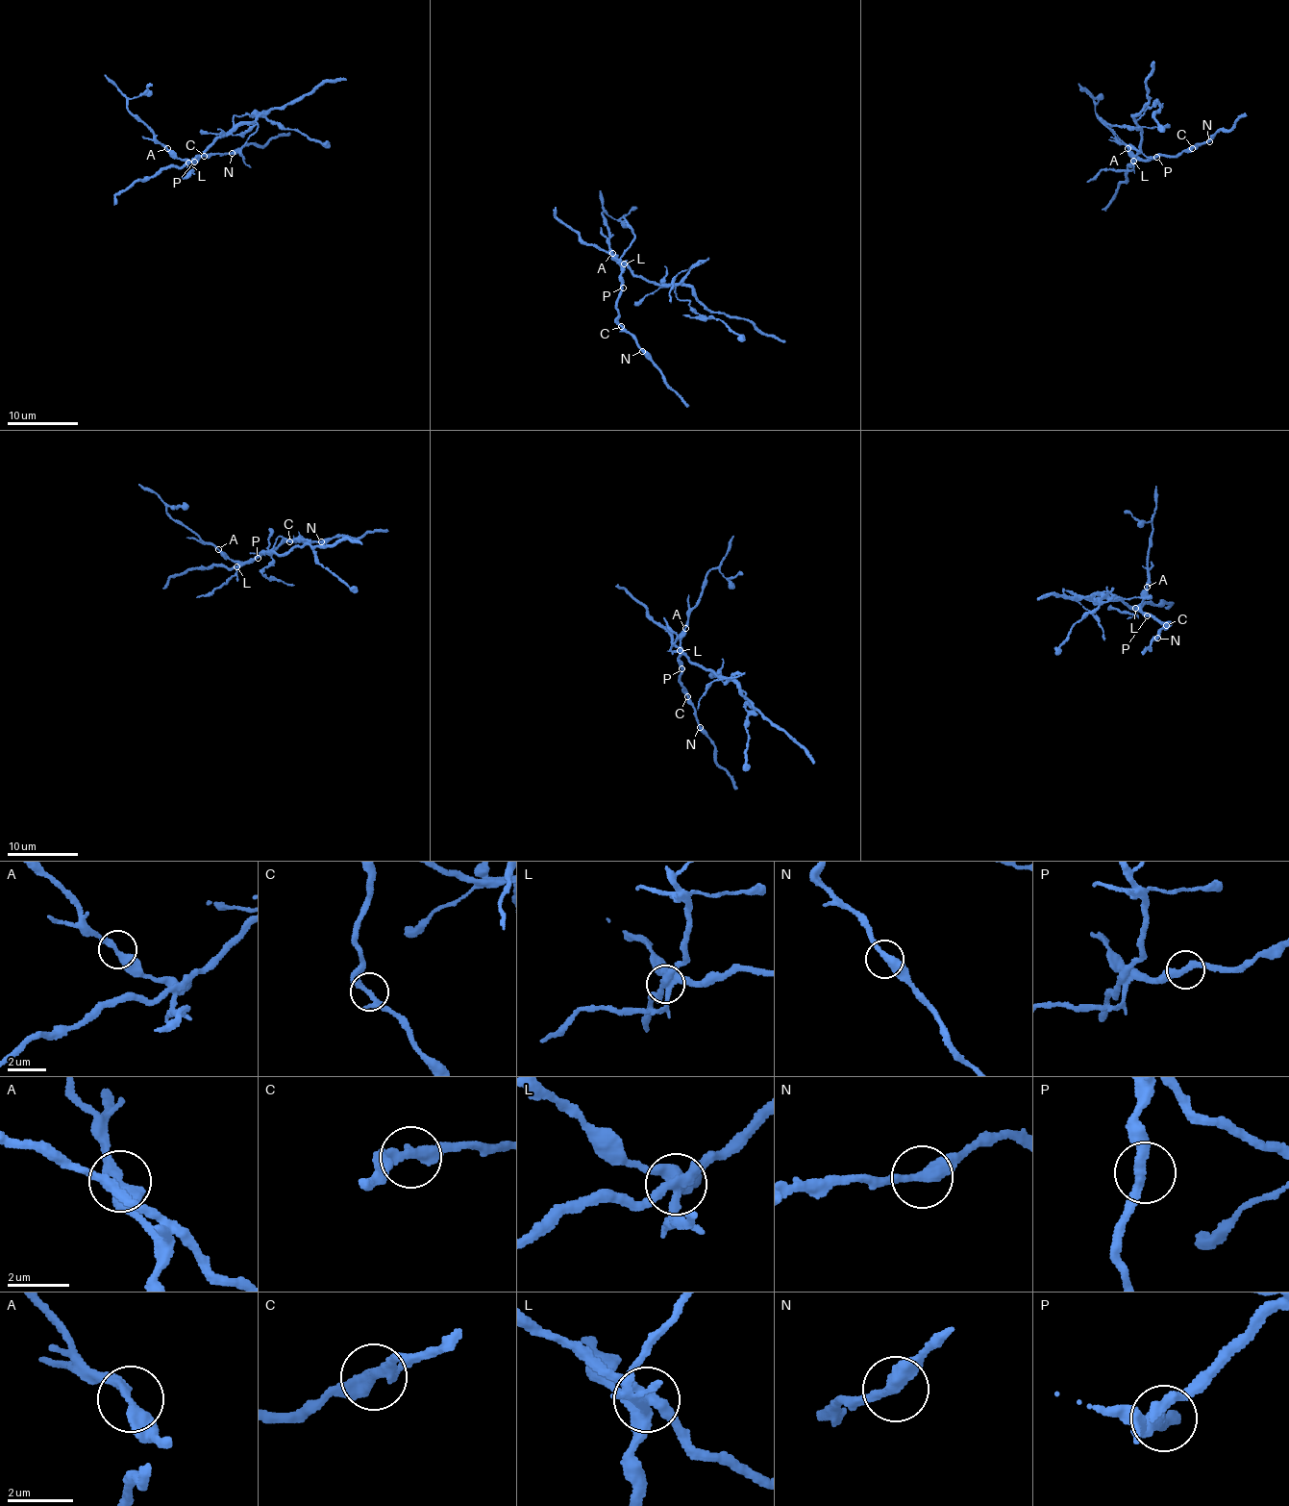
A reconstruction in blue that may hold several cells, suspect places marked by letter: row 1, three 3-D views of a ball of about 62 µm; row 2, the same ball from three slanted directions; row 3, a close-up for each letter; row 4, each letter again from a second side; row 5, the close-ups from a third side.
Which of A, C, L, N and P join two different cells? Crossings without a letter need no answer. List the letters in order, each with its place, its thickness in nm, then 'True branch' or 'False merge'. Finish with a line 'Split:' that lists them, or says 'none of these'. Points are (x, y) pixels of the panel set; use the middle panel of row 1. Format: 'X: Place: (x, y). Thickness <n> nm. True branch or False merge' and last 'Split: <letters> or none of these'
A: Place: (612, 253). Thickness 300 nm. False merge
C: Place: (621, 326). Thickness 280 nm. True branch
L: Place: (624, 263). Thickness 400 nm. False merge
N: Place: (642, 351). Thickness 400 nm. True branch
P: Place: (623, 288). Thickness 320 nm. True branch
Split: A, L

